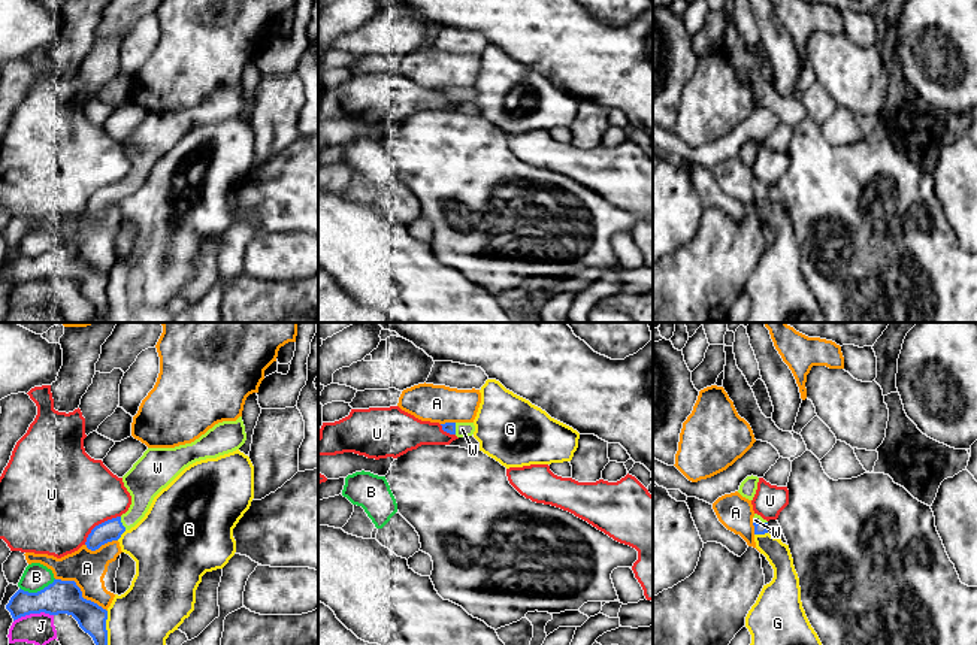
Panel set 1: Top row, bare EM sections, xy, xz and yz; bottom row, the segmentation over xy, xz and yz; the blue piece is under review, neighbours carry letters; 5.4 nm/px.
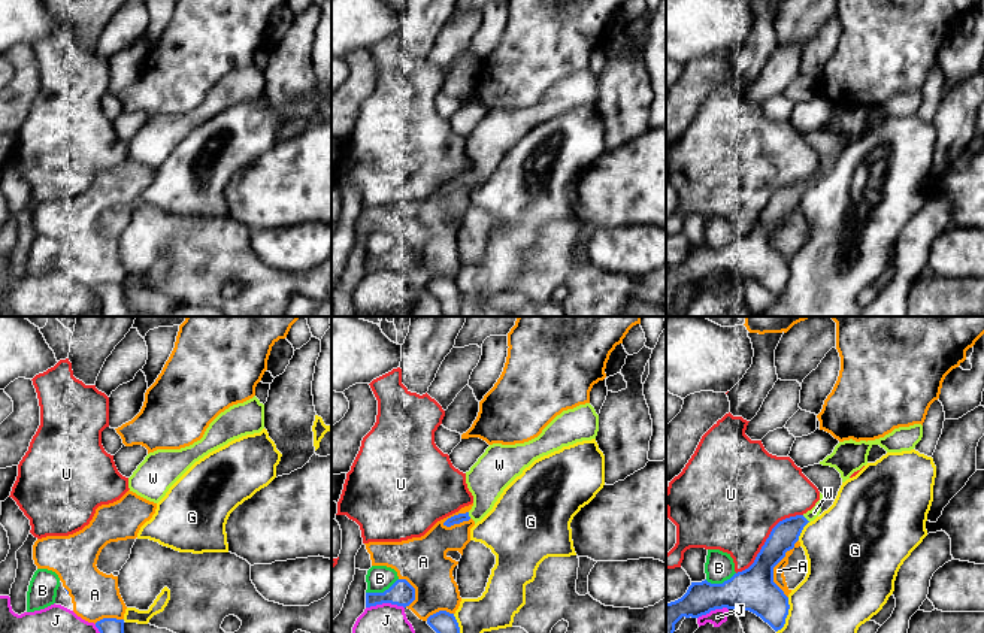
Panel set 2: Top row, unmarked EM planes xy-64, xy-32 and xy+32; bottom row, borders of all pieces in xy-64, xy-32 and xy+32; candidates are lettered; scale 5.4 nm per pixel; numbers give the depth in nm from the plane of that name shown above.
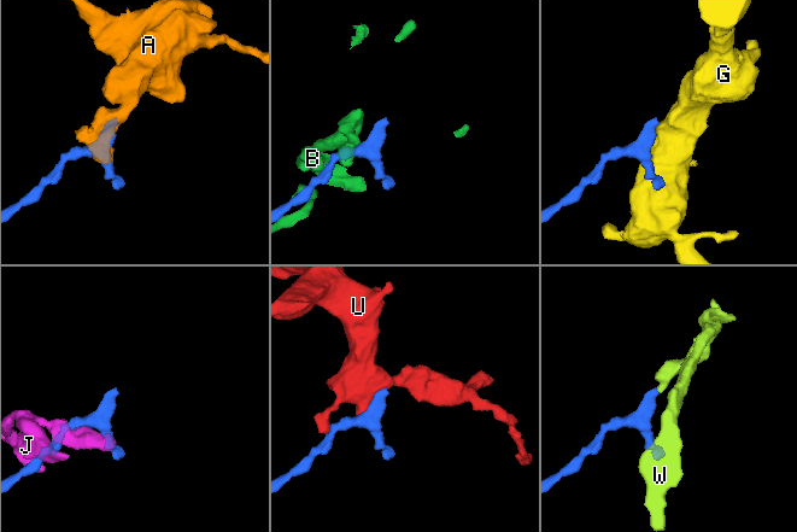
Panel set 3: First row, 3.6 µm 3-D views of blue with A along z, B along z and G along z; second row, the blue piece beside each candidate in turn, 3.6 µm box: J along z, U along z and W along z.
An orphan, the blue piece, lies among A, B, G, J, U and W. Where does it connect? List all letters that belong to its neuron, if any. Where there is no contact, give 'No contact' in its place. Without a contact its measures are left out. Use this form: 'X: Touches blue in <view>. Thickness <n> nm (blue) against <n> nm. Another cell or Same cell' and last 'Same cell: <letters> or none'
A: Touches blue in xy. Thickness 180 nm (blue) against 200 nm. Another cell
B: Touches blue in xy. Thickness 180 nm (blue) against 150 nm. Another cell
G: Touches blue in xy. Thickness 160 nm (blue) against 320 nm. Another cell
J: Touches blue in xy. Thickness 180 nm (blue) against 170 nm. Another cell
U: Touches blue in xy. Thickness 120 nm (blue) against 480 nm. Another cell
W: Touches blue in xy. Thickness 120 nm (blue) against 190 nm. Same cell
Same cell: W

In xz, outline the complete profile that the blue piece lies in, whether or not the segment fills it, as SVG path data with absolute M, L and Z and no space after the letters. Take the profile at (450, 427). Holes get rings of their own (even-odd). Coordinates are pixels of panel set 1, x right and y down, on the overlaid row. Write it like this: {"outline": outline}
{"outline": "M445 423L441 426L444 431L456 434L457 437L472 436L475 431L474 423Z"}

